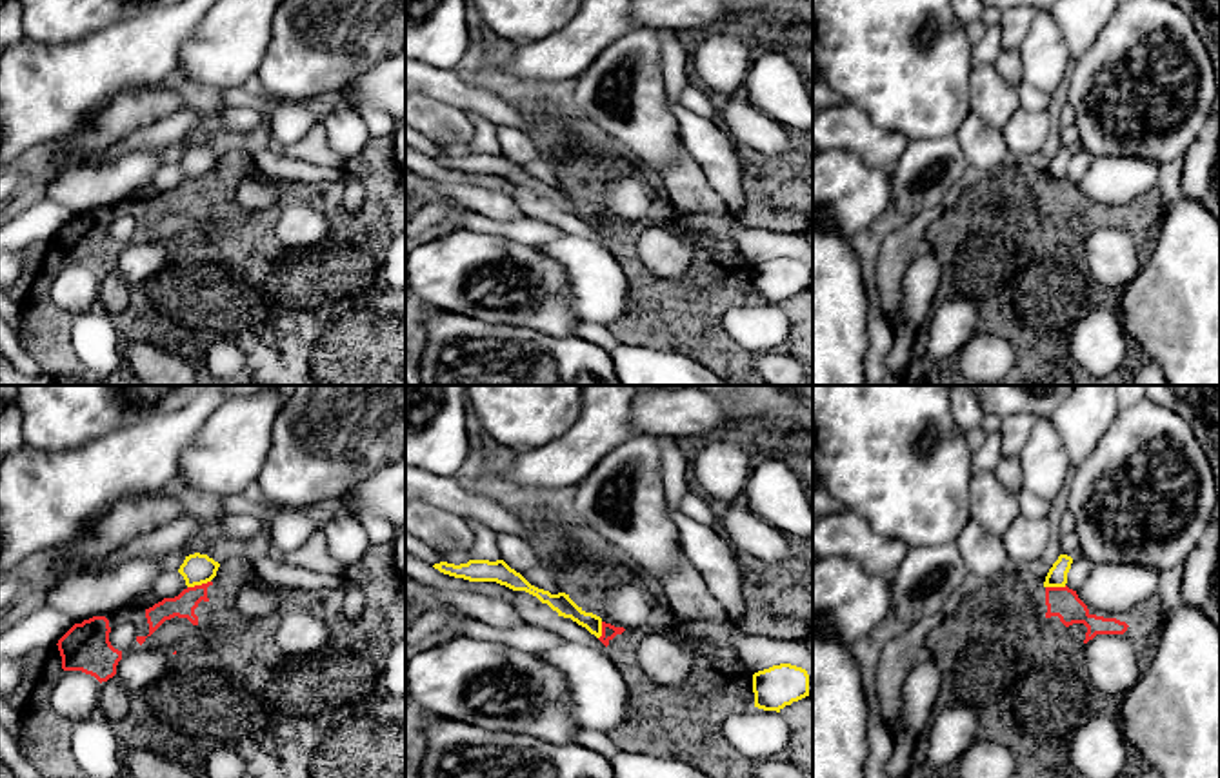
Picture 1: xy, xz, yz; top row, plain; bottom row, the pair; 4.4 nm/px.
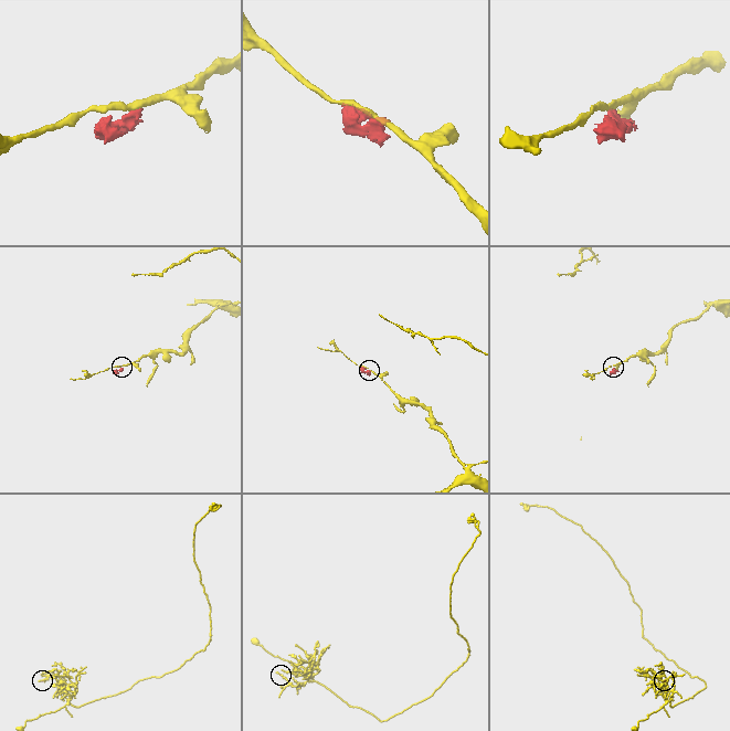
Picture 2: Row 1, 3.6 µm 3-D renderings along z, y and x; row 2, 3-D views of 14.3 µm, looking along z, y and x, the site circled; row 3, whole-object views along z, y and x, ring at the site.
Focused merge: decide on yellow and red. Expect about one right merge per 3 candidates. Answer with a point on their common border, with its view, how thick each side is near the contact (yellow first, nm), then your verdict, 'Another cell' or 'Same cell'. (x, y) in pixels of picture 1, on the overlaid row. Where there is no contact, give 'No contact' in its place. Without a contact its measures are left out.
Touches yellow at xy (199, 584). Thickness 140 nm (yellow) against 110 nm. Another cell

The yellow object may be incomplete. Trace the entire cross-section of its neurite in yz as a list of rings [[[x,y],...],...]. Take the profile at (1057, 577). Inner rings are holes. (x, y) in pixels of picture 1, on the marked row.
[[[1060,554],[1058,560],[1049,569],[1044,587],[1065,587],[1071,564],[1073,564],[1071,556]]]

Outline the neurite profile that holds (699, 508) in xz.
[[[687,494],[682,502],[682,511],[698,524],[720,529],[720,514],[713,509],[713,500],[705,494]]]

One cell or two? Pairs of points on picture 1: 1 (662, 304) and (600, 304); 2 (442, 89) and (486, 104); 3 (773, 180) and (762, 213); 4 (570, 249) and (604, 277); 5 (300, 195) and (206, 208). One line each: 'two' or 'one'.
1: two
2: one
3: one
4: one
5: one

